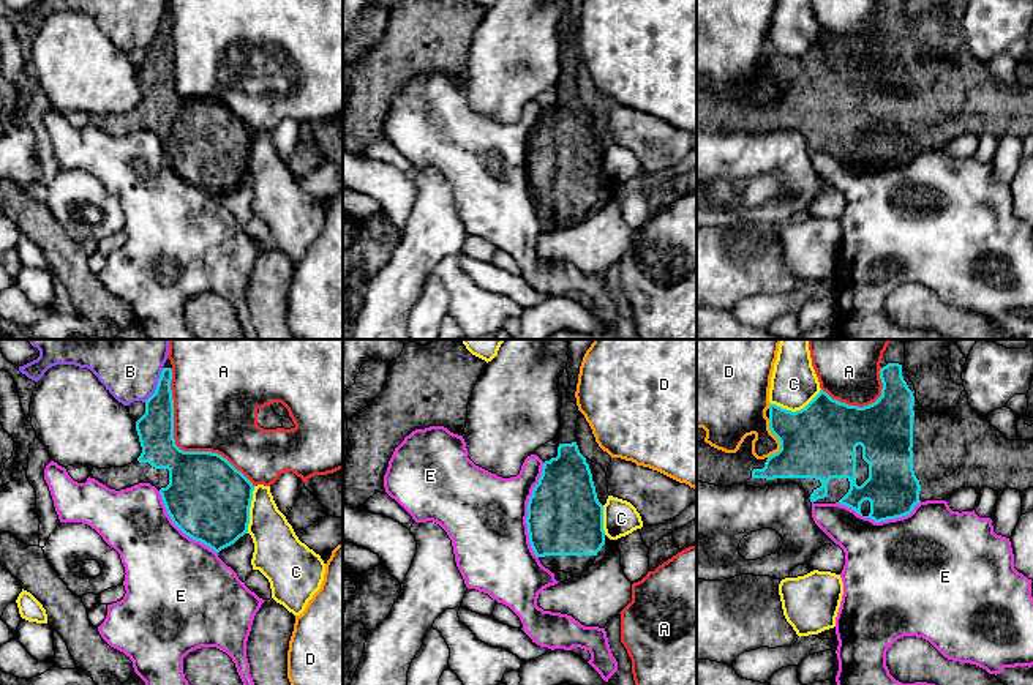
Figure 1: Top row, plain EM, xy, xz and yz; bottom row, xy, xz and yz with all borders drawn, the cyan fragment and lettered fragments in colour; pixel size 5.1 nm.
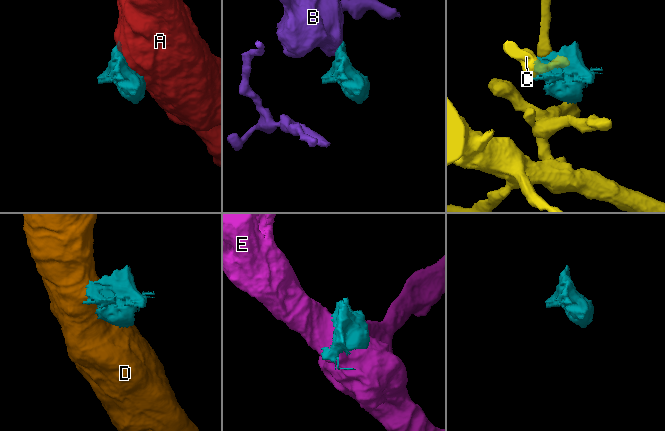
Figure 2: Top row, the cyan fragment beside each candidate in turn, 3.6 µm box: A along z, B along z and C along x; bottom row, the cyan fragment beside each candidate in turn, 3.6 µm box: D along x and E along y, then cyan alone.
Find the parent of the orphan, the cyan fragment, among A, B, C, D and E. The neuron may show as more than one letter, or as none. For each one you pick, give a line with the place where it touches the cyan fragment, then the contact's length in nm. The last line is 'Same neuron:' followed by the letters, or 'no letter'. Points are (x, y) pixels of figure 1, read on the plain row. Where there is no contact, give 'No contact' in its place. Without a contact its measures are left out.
Same neuron: no letter

